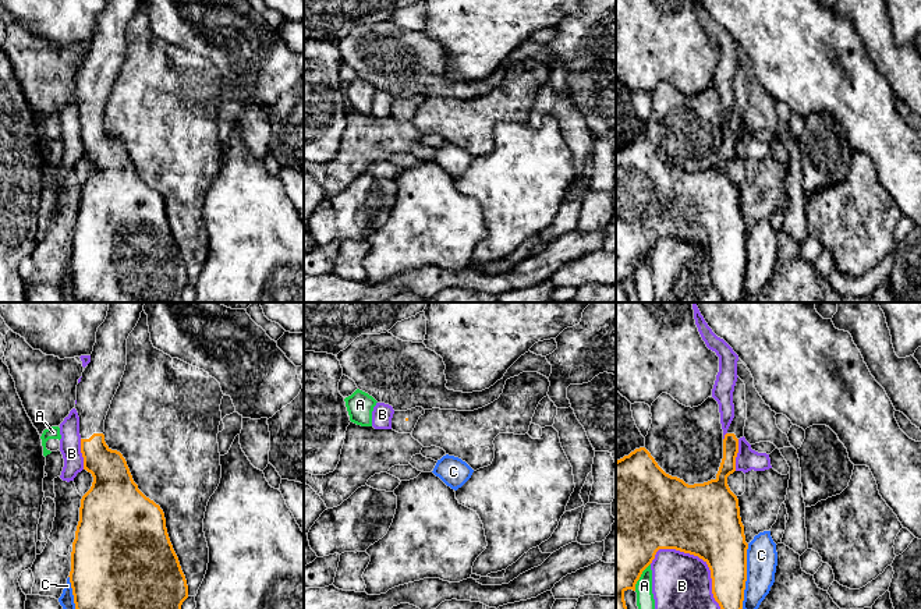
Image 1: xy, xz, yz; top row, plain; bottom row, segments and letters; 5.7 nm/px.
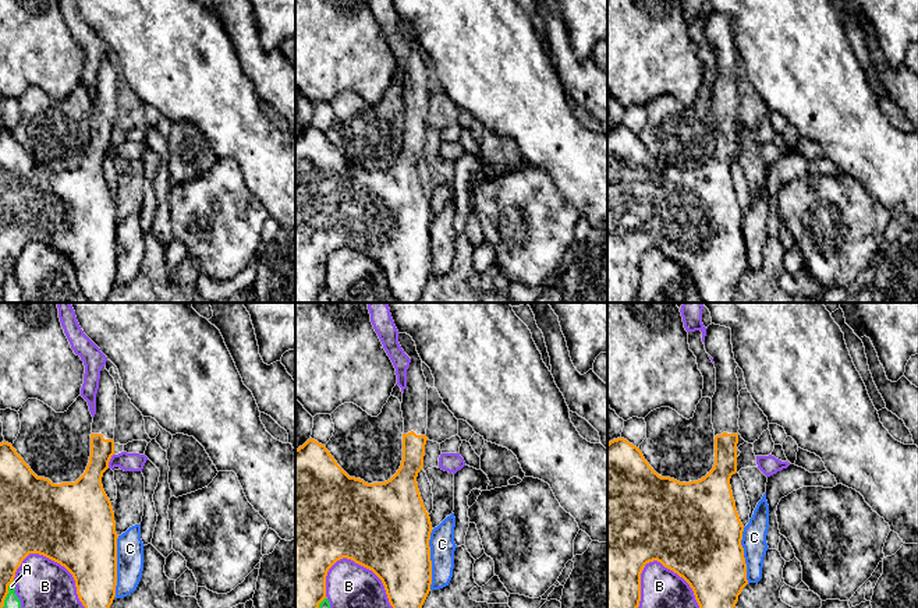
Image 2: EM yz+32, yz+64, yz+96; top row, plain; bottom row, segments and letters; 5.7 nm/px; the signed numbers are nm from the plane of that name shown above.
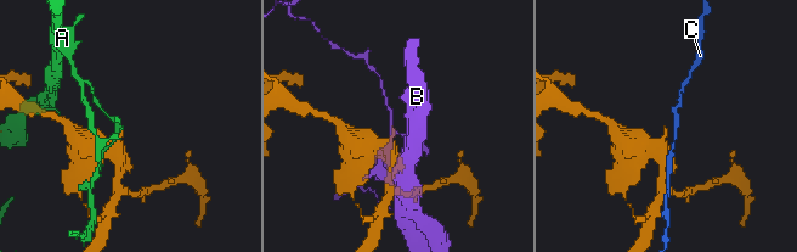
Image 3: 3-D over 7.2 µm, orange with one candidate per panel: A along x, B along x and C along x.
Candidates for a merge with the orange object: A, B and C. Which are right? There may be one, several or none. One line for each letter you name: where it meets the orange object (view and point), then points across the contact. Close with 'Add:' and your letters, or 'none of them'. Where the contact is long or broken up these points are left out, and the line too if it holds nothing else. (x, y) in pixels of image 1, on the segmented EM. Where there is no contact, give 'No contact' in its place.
Add: none of them

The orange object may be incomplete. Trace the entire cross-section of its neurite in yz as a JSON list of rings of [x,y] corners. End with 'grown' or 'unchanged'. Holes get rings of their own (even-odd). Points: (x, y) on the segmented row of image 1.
[[[740,378],[734,386],[733,404],[734,418],[723,439],[723,458],[715,479],[688,485],[683,479],[666,474],[645,447],[635,449],[616,461],[616,609],[627,609],[624,592],[635,591],[637,581],[659,549],[676,549],[702,559],[711,570],[712,594],[720,609],[743,609],[748,544],[740,517],[738,499],[727,485],[727,477],[736,471],[738,439],[744,436],[747,419],[745,385]]]; grown

